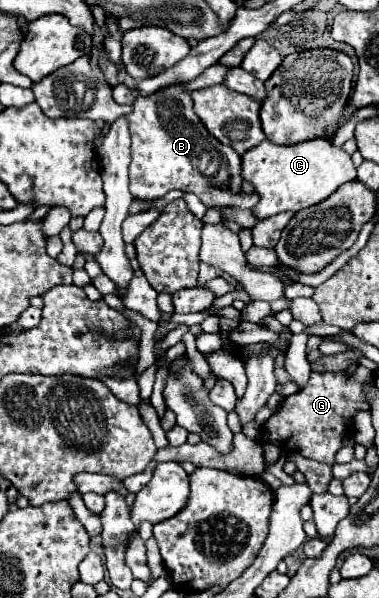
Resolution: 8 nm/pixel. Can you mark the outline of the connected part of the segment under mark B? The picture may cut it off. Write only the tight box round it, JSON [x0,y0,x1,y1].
[124,83,258,209]

